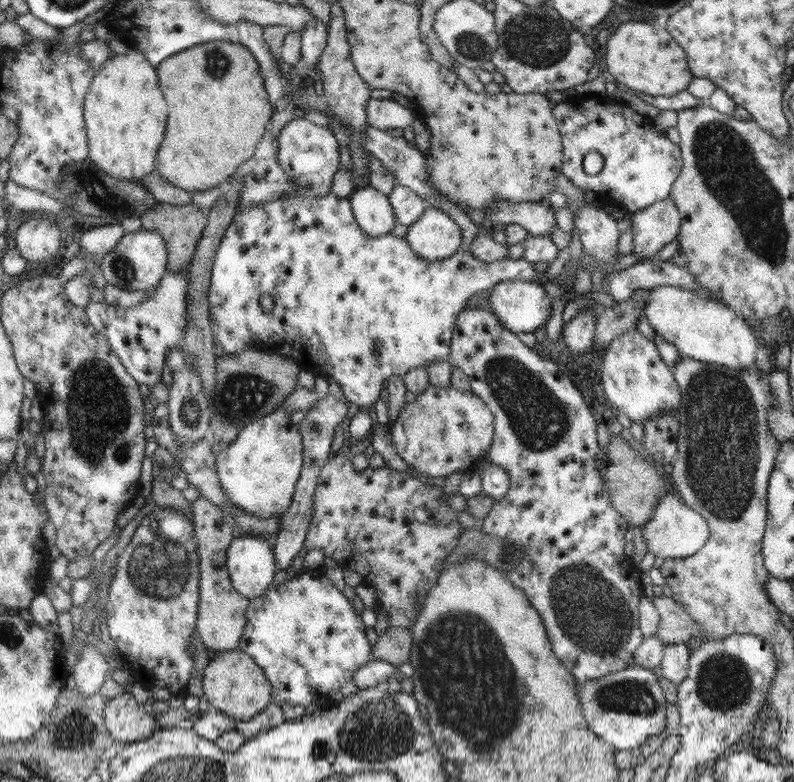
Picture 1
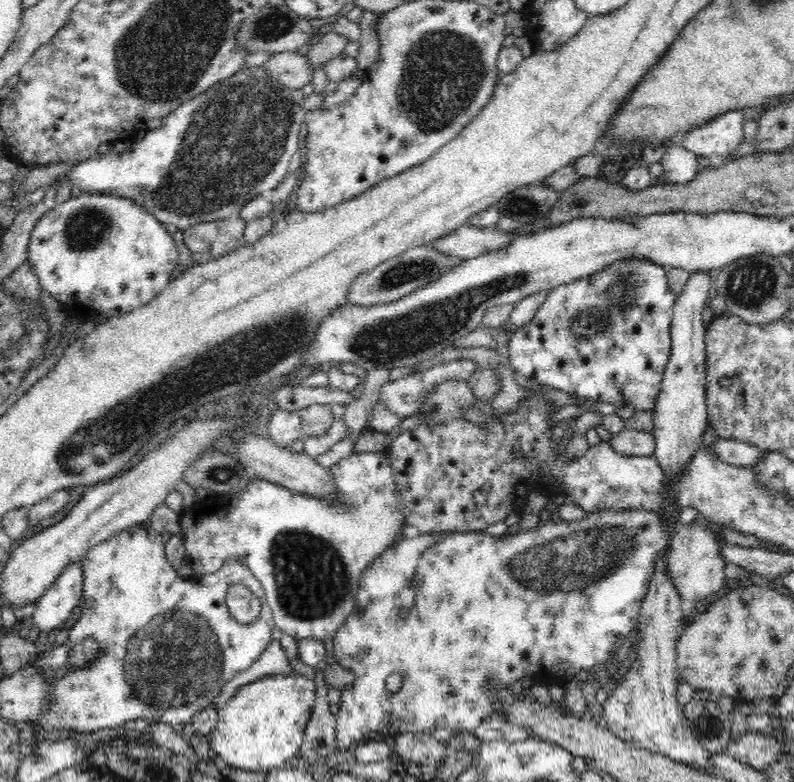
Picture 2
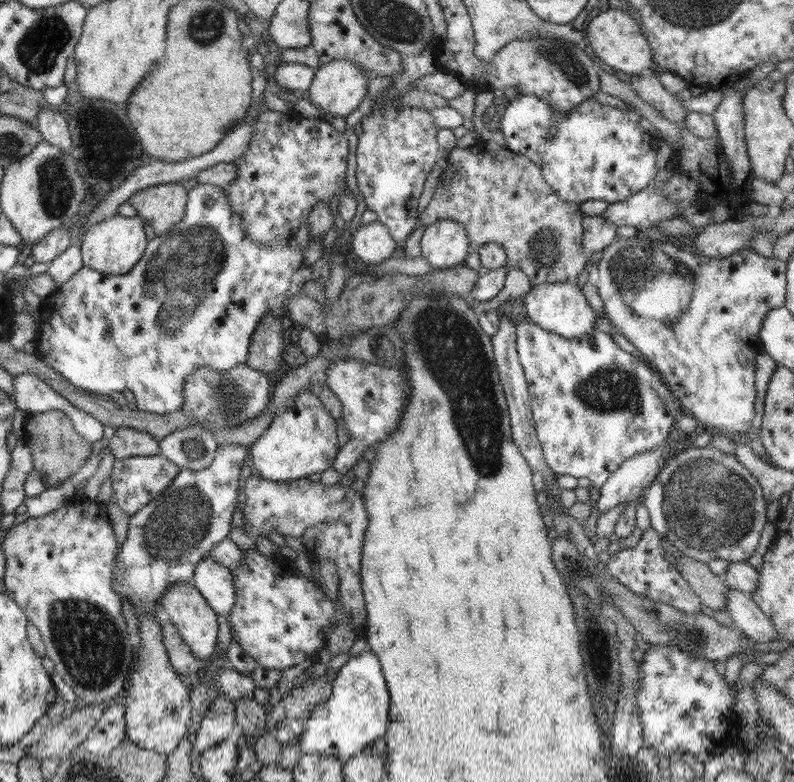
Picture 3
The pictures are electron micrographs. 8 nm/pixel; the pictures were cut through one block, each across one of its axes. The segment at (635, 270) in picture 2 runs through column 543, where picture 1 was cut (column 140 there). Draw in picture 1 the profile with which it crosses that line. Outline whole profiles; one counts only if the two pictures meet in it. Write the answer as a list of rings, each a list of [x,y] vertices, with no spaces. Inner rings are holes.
[[[165,273],[163,280],[152,289],[151,298],[144,303],[129,308],[116,307],[91,301],[85,312],[94,328],[106,336],[110,348],[118,355],[120,362],[131,378],[138,385],[147,385],[152,388],[162,381],[162,372],[166,352],[170,348],[179,347],[180,337],[186,332],[186,300],[187,288],[186,273]]]

